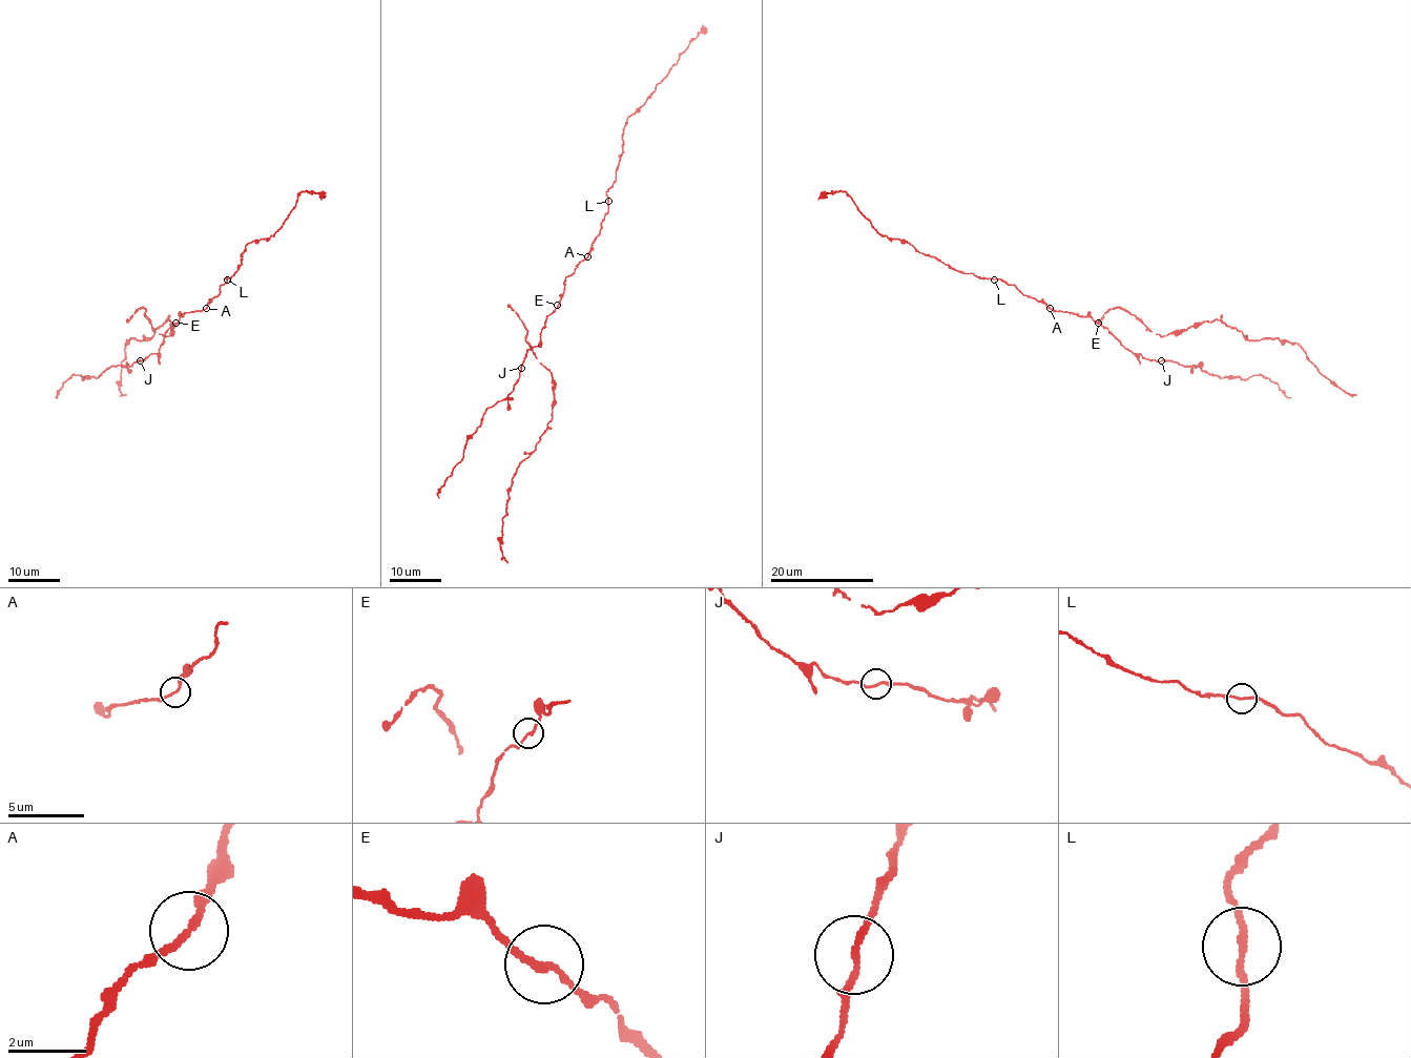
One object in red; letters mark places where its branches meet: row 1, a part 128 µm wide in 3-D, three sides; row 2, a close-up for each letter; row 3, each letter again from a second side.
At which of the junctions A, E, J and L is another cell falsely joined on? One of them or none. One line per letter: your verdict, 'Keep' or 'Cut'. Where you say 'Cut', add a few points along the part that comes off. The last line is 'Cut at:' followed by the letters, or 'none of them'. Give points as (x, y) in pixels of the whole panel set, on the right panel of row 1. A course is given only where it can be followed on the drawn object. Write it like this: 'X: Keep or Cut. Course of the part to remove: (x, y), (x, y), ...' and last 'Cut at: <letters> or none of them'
A: Keep
E: Keep
J: Keep
L: Cut. Course of the part to remove: (995, 278), (953, 270), (897, 239), (882, 236), (844, 192), (825, 193), (818, 200)
Cut at: L

